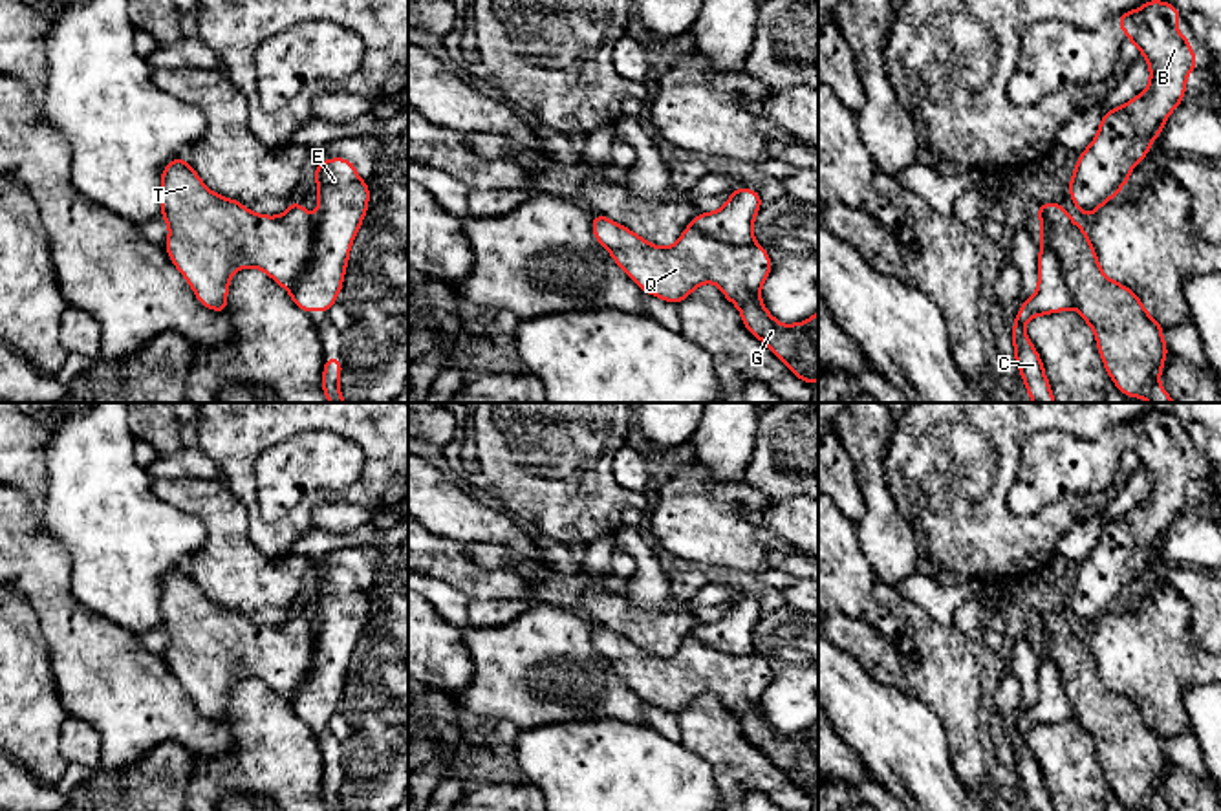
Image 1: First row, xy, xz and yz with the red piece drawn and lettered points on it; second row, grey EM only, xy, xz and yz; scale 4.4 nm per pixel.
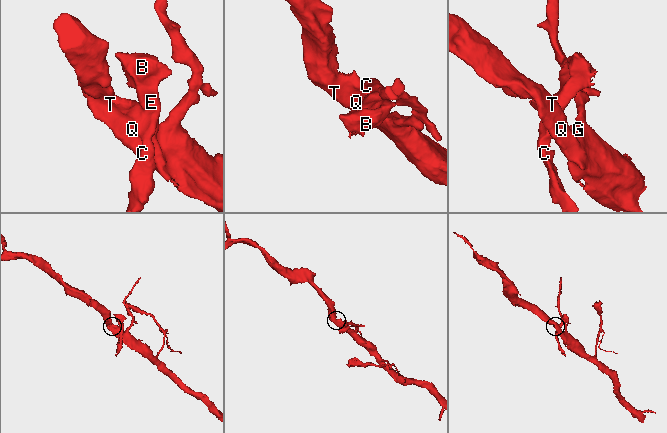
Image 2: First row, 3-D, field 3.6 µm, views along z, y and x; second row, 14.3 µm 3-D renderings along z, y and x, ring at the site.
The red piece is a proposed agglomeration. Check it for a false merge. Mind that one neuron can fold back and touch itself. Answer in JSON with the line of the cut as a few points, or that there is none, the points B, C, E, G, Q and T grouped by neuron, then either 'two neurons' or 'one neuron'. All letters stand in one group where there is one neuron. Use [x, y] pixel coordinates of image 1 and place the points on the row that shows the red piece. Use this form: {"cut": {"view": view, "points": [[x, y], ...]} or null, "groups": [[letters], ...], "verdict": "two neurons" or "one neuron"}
{"cut": {"view": "xy", "points": [[315, 216], [312, 259], [306, 271], [288, 290]]}, "groups": [["B", "C", "E"], ["G", "Q", "T"]], "verdict": "two neurons"}

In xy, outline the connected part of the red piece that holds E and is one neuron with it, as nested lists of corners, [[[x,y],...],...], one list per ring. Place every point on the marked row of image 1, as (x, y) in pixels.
[[[344,157],[317,161],[315,243],[304,276],[289,289],[302,311],[330,311],[346,273],[350,249],[364,220],[370,190]]]

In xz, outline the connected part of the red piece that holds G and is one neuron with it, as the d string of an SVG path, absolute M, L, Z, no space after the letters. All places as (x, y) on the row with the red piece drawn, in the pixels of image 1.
M602 214L593 216L591 231L644 293L677 306L696 287L714 282L740 309L743 326L798 379L818 381L818 311L805 322L785 326L765 309L760 291L773 264L756 242L732 245L690 223L674 245L657 247Z

